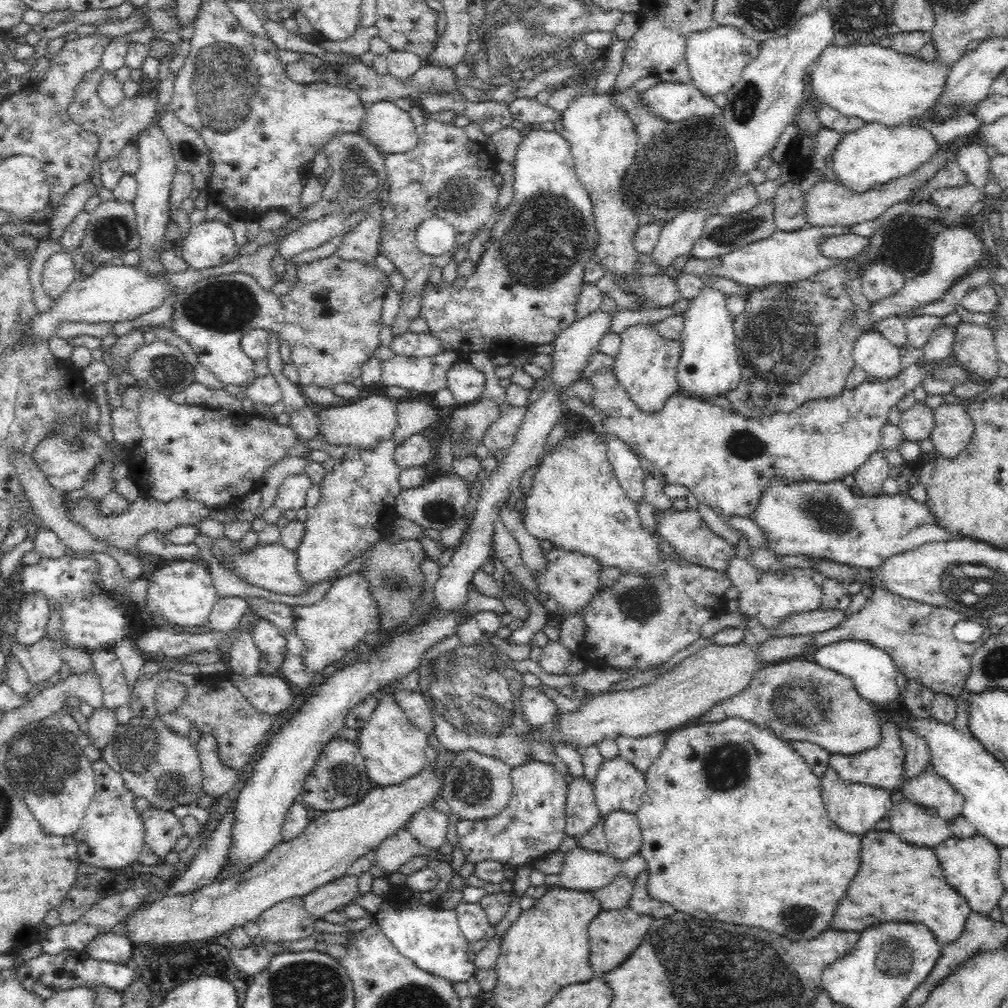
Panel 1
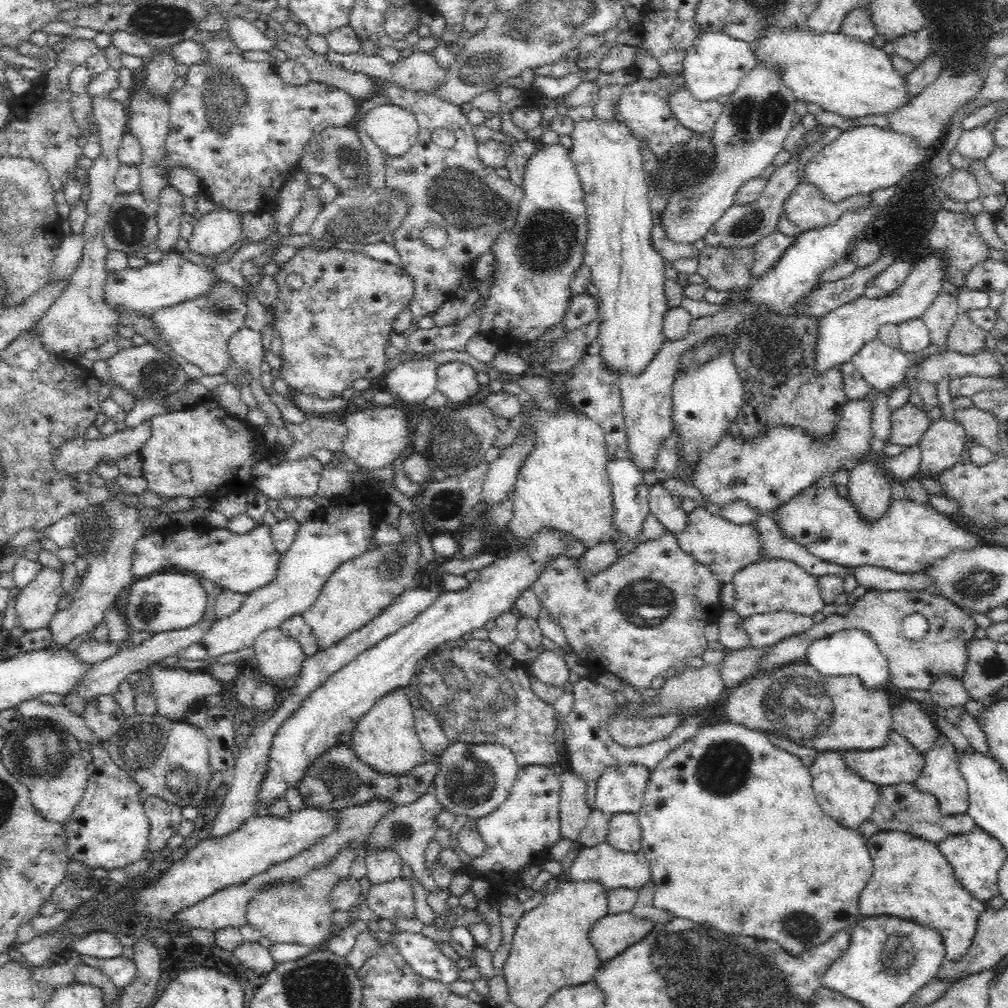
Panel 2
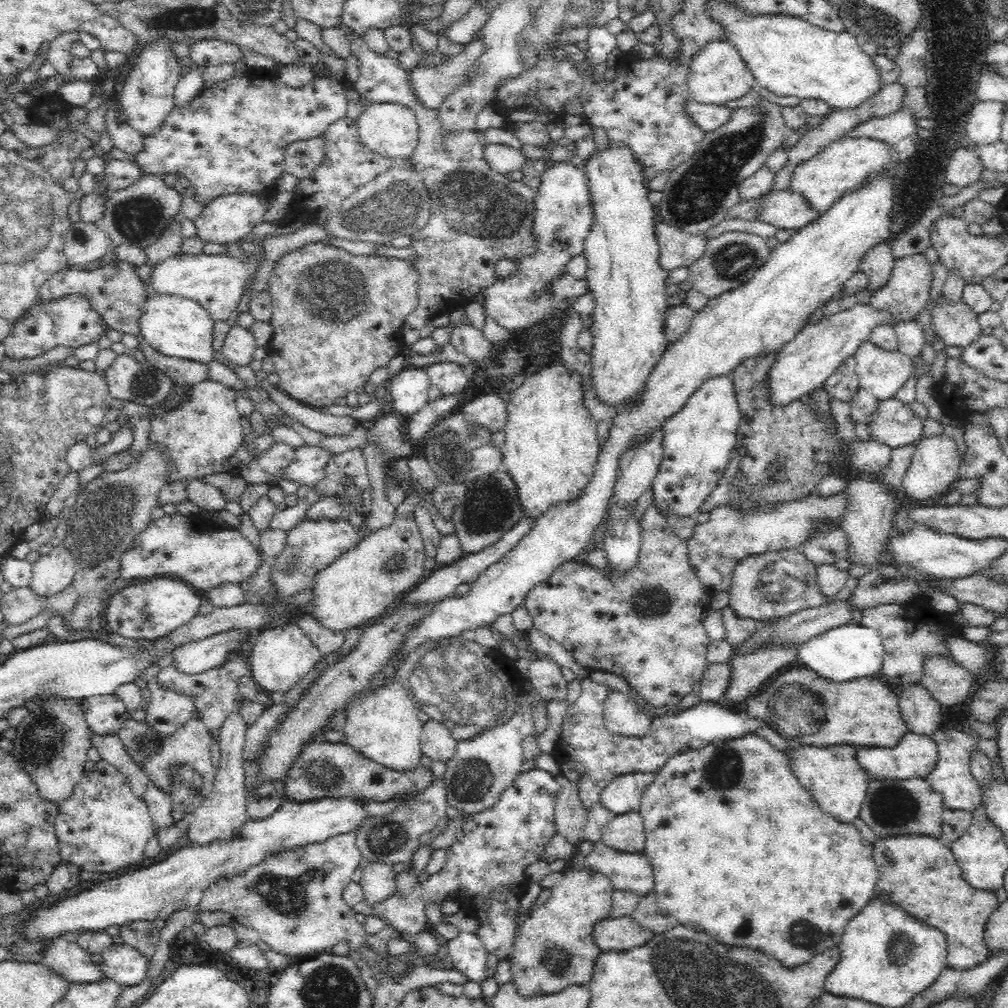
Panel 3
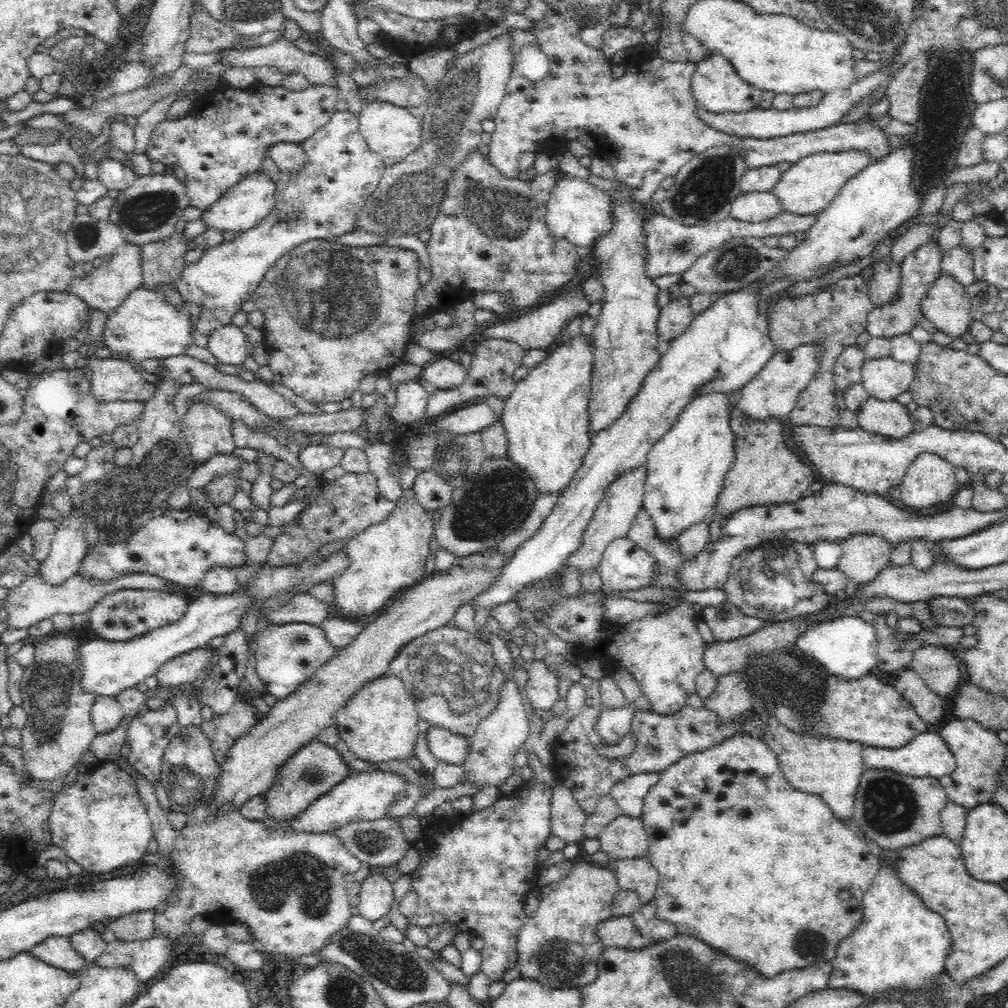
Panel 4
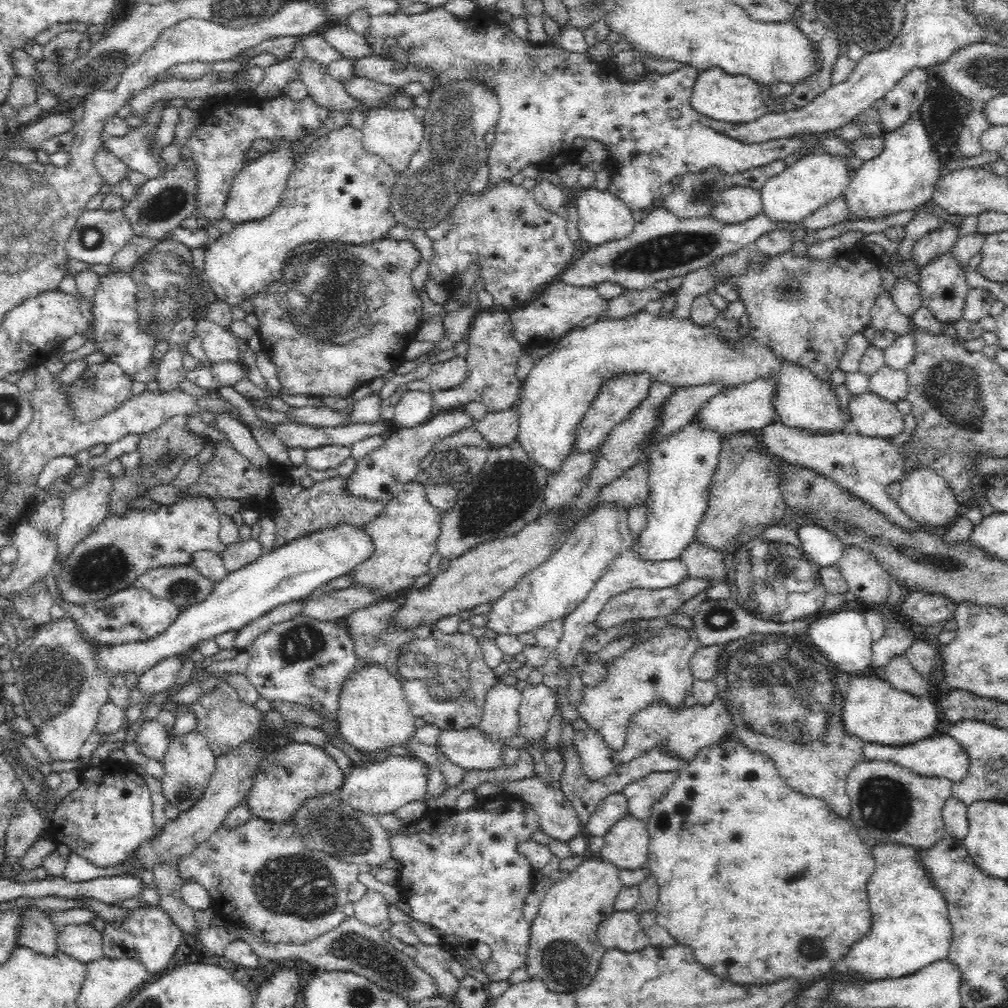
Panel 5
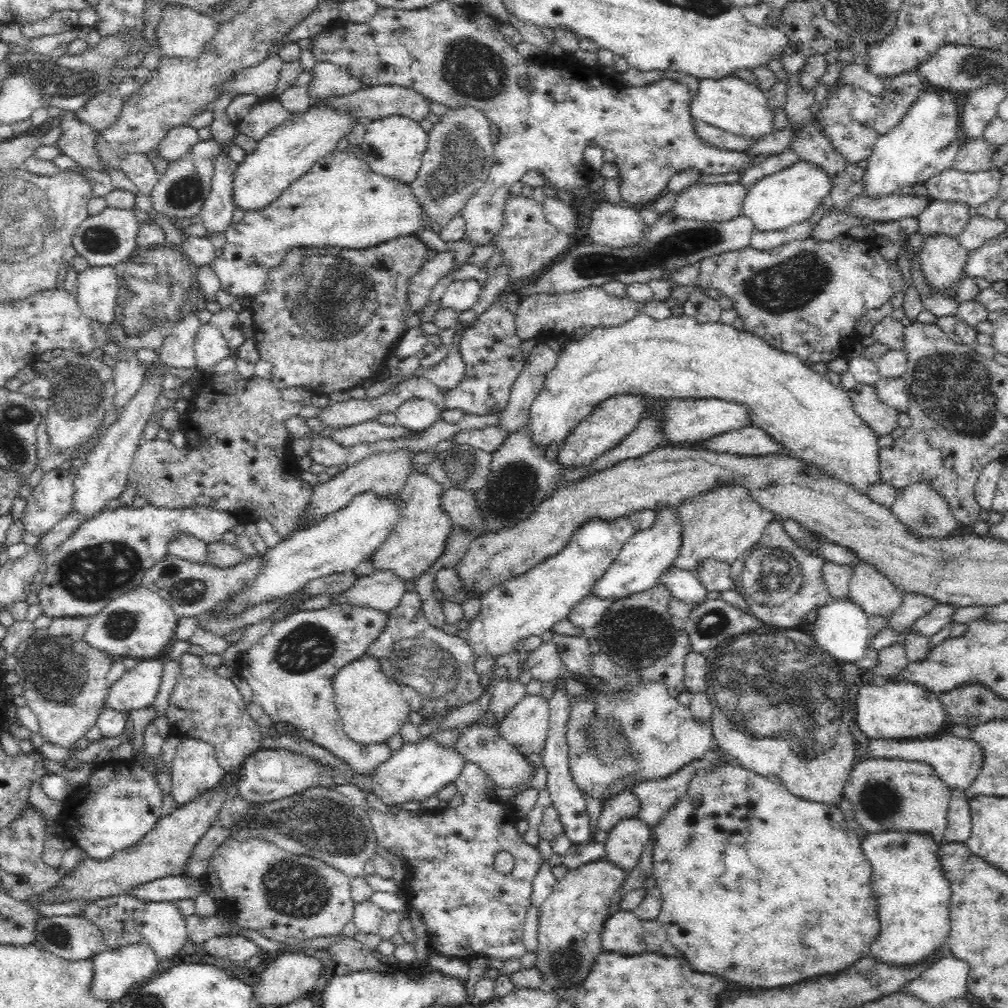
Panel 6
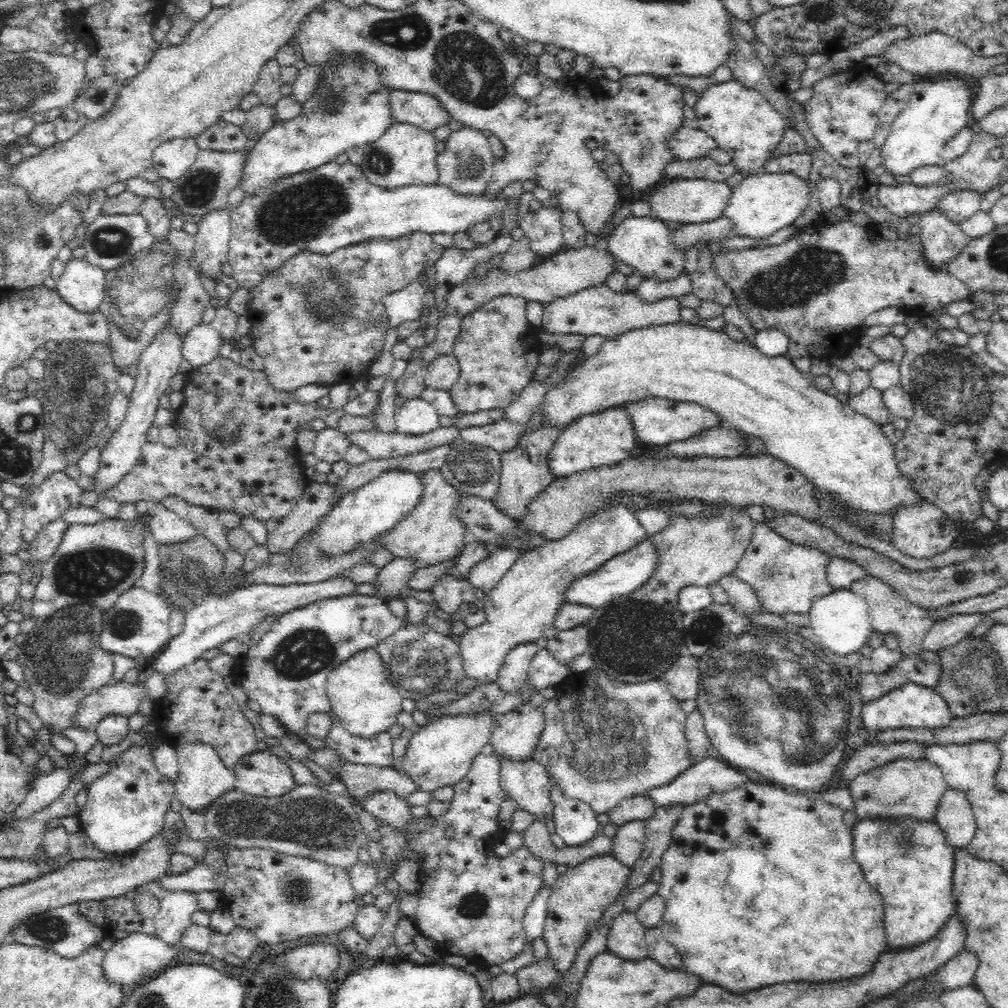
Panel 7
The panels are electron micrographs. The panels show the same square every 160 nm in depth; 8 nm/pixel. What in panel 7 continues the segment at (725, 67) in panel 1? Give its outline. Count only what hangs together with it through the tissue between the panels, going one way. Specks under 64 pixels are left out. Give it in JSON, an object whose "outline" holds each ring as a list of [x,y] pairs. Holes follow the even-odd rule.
{"outline":[[[736,79],[723,84],[716,84],[708,88],[704,94],[699,95],[696,104],[696,118],[700,123],[699,130],[708,134],[717,143],[717,148],[726,151],[730,157],[730,164],[736,167],[736,172],[744,174],[756,174],[764,172],[763,168],[768,166],[768,162],[776,160],[776,150],[784,138],[787,130],[781,115],[759,94],[756,90],[741,86]]]}

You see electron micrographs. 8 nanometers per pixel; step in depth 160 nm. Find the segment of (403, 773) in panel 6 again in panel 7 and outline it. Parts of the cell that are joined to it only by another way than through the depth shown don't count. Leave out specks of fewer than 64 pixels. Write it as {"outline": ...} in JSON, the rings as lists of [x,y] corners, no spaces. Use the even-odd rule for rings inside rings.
{"outline":[[[487,712],[442,716],[436,721],[422,725],[412,736],[402,763],[392,766],[404,772],[415,782],[417,788],[432,792],[434,788],[456,784],[471,769],[473,758],[488,744],[497,718]]]}

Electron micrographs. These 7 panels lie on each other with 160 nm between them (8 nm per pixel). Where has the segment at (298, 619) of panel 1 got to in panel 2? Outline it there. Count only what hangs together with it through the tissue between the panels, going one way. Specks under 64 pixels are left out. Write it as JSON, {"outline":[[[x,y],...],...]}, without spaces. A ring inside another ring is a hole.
{"outline":[[[404,537],[399,544],[381,544],[372,550],[367,549],[365,554],[362,554],[359,558],[350,560],[340,566],[331,575],[331,578],[328,578],[316,603],[301,614],[302,619],[310,627],[312,635],[316,638],[317,650],[323,652],[326,648],[330,648],[340,640],[347,638],[352,632],[361,630],[362,627],[372,622],[374,618],[381,616],[380,614],[406,589],[417,588],[416,578],[417,573],[420,571],[420,551],[418,541],[412,541],[409,537]]]}

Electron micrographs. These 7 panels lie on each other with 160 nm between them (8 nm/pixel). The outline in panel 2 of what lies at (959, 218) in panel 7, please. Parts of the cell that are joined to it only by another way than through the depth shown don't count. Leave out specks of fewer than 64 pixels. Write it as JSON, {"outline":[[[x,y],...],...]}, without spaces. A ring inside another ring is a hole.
{"outline":[[[893,261],[877,272],[867,283],[863,292],[866,298],[884,298],[904,282],[913,264]]]}

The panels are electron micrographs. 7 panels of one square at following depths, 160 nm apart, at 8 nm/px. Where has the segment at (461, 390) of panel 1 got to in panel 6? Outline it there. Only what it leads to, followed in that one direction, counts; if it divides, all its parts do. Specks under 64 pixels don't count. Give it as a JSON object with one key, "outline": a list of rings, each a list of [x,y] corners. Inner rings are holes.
{"outline":[[[454,349],[439,364],[428,367],[423,377],[438,388],[447,391],[456,388],[460,384],[460,380],[462,380],[464,374],[465,365],[463,359],[459,351]]]}

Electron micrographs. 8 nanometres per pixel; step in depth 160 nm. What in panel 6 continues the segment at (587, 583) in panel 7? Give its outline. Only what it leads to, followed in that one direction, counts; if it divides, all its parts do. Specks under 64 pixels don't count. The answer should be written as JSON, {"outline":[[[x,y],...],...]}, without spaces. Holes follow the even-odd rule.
{"outline":[[[660,508],[656,510],[657,517],[652,526],[636,531],[620,549],[615,562],[608,571],[595,583],[592,596],[602,600],[620,600],[634,594],[644,592],[657,584],[670,568],[673,560],[679,556],[680,522],[676,517],[676,508]]]}

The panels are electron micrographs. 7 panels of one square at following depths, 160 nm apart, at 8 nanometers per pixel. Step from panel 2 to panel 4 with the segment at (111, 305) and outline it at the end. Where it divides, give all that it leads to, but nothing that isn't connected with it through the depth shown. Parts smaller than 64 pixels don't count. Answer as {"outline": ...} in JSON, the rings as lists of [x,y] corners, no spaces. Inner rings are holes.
{"outline":[[[336,112],[324,127],[321,127],[301,146],[308,154],[307,166],[292,174],[288,184],[277,195],[272,213],[251,230],[241,233],[232,241],[222,241],[216,247],[205,248],[197,262],[185,262],[179,275],[173,280],[173,289],[183,300],[200,306],[200,318],[196,324],[200,336],[210,336],[214,330],[231,323],[236,312],[242,311],[242,304],[251,298],[259,287],[268,269],[292,247],[311,240],[328,240],[354,231],[354,214],[366,197],[376,190],[385,163],[380,156],[372,153],[359,130],[359,121],[350,112]]]}

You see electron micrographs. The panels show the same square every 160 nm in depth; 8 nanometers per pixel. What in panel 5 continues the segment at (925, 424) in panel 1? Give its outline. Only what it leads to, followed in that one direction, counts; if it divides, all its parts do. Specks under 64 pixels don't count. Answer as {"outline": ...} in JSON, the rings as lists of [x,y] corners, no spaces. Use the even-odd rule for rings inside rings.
{"outline":[[[870,390],[860,396],[851,396],[848,410],[851,426],[861,435],[890,439],[904,430],[903,415],[896,403]]]}

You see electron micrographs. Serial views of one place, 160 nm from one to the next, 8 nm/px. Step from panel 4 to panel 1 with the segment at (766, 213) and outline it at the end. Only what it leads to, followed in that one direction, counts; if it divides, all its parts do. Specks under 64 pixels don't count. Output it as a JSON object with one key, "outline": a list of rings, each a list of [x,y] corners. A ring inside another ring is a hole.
{"outline":[[[970,134],[966,136],[958,136],[952,142],[940,144],[936,152],[930,156],[928,162],[924,162],[921,166],[914,168],[908,174],[900,175],[893,178],[890,182],[883,184],[878,189],[871,188],[861,193],[856,193],[840,182],[818,182],[814,184],[807,192],[804,202],[806,225],[814,227],[831,227],[831,226],[847,226],[853,227],[863,222],[870,222],[880,218],[886,210],[892,208],[894,204],[902,204],[906,200],[910,200],[920,188],[922,189],[936,174],[957,160],[959,151],[966,147],[970,142],[974,142],[977,136]]]}

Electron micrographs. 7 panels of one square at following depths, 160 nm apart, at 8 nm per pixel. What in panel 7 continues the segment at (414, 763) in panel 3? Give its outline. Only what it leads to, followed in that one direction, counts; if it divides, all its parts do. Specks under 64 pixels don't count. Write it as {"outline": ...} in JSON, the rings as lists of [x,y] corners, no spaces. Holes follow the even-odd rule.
{"outline":[[[376,647],[360,650],[330,671],[325,682],[325,692],[333,713],[336,714],[345,730],[360,738],[370,738],[380,734],[380,732],[385,732],[389,726],[397,723],[398,713],[402,711],[401,695],[388,680],[382,657]]]}

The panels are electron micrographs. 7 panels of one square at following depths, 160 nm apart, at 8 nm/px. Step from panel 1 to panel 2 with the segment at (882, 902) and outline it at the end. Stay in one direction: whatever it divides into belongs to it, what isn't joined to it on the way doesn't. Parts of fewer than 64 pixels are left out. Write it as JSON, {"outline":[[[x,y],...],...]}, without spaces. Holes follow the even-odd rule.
{"outline":[[[878,831],[870,836],[865,844],[874,862],[874,872],[870,875],[870,880],[865,882],[862,896],[858,899],[857,916],[860,919],[883,915],[894,916],[935,929],[940,933],[944,943],[946,960],[954,960],[962,956],[968,950],[976,932],[978,915],[982,914],[986,907],[960,886],[952,874],[952,867],[939,851],[939,845],[897,831]]]}

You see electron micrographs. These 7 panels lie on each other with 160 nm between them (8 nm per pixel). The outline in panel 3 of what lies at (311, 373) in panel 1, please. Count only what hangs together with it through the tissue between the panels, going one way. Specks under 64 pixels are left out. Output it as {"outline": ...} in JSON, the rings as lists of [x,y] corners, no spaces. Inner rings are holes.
{"outline":[[[322,241],[314,242],[310,244],[305,244],[302,248],[298,248],[298,250],[294,250],[294,252],[290,252],[290,254],[284,254],[282,258],[279,258],[273,266],[272,272],[270,273],[270,278],[268,278],[267,289],[270,291],[270,300],[272,305],[271,310],[271,318],[272,327],[274,327],[274,332],[272,332],[272,340],[269,342],[269,346],[267,349],[267,354],[269,358],[273,361],[275,367],[275,373],[280,376],[278,387],[288,393],[290,397],[294,400],[300,401],[303,404],[306,404],[314,409],[320,409],[324,406],[332,406],[334,404],[334,400],[336,398],[345,397],[350,391],[355,391],[356,389],[362,388],[366,382],[369,381],[369,376],[378,368],[386,367],[388,363],[396,356],[396,353],[401,352],[403,348],[403,339],[401,338],[401,328],[405,318],[415,309],[415,306],[418,304],[418,290],[419,290],[419,274],[418,271],[413,267],[412,260],[400,260],[399,258],[386,258],[382,256],[374,256],[370,255],[368,257],[362,257],[360,255],[354,255],[349,253],[348,251],[324,244]]]}

